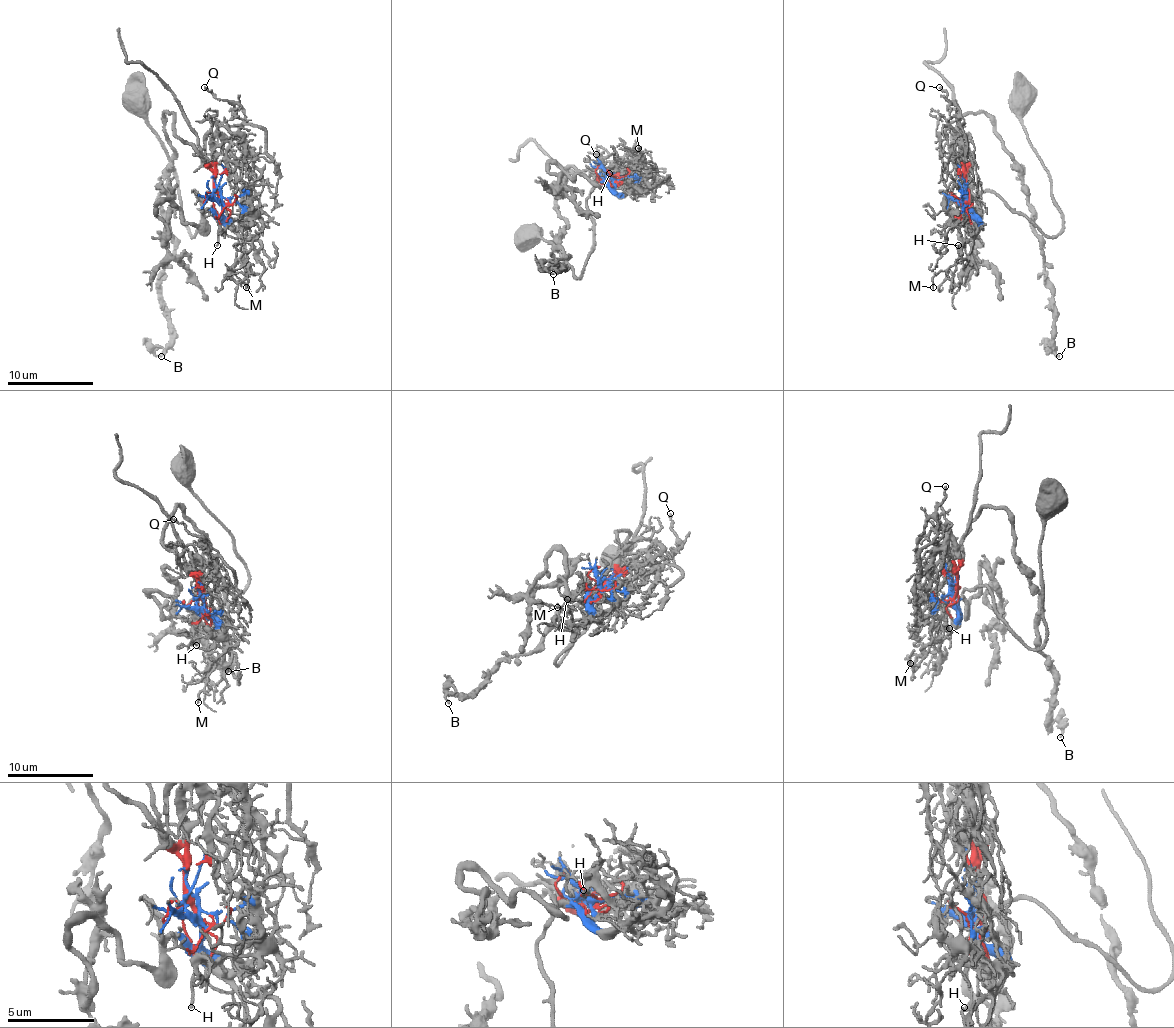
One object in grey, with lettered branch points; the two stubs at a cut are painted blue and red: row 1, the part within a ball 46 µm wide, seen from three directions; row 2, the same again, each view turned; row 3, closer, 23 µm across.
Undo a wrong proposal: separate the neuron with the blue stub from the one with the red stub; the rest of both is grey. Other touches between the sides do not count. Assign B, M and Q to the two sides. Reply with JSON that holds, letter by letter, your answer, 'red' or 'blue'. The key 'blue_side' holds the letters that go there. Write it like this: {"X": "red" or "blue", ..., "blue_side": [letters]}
{"B": "red", "M": "blue", "Q": "red", "blue_side": ["M"]}

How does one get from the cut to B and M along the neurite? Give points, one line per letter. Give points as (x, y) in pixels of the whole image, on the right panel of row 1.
B: (967, 195), (951, 137), (964, 115), (984, 113), (1027, 197), (1051, 290), (1046, 346), (1059, 357)
M: (967, 195), (977, 236), (971, 244), (971, 251), (962, 260), (941, 270), (932, 279), (932, 288)

